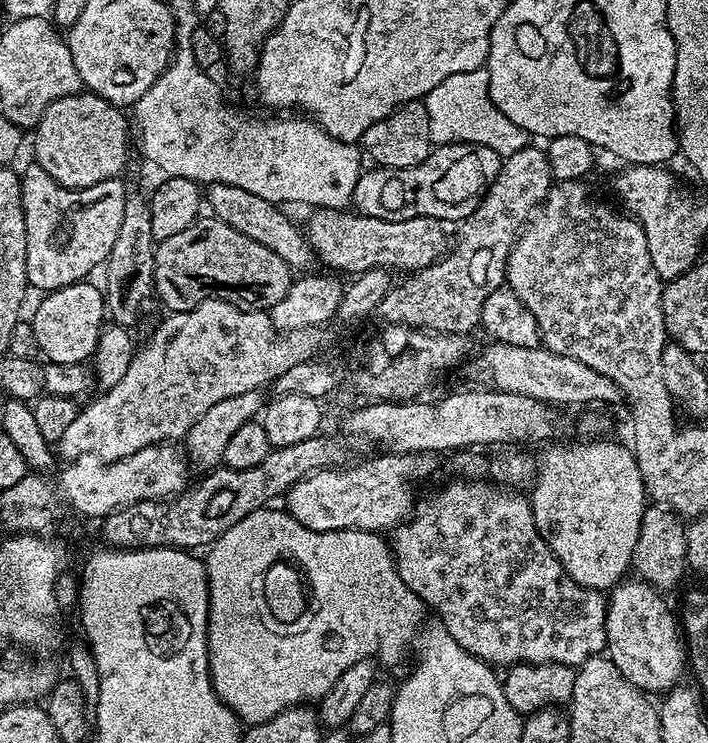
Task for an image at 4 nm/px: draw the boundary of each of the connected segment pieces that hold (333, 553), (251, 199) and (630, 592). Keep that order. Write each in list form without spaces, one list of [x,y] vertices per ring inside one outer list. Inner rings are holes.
[[[265,506],[257,512],[246,514],[242,522],[234,522],[226,534],[222,534],[213,541],[207,549],[206,567],[208,570],[208,674],[212,677],[212,689],[220,697],[220,701],[232,711],[245,725],[264,724],[274,714],[278,714],[287,708],[307,705],[309,702],[319,701],[350,670],[350,666],[369,658],[376,658],[380,655],[386,663],[392,664],[404,648],[408,648],[420,636],[420,627],[424,624],[424,612],[426,605],[424,601],[402,582],[402,578],[396,569],[396,562],[392,555],[389,541],[383,535],[375,532],[363,532],[357,528],[350,530],[334,530],[333,532],[315,532],[302,522],[291,519],[287,511],[275,512],[275,507]],[[288,560],[304,567],[304,576],[312,587],[312,617],[308,620],[308,629],[293,642],[288,648]]]
[[[214,184],[207,191],[206,204],[212,207],[211,215],[215,219],[224,220],[234,230],[246,234],[246,238],[262,242],[262,246],[274,250],[293,273],[308,274],[315,269],[312,267],[317,267],[316,251],[308,245],[307,235],[284,213],[287,211],[283,207],[266,202],[266,198],[258,198],[258,194],[250,194],[250,190],[241,190],[238,186]]]
[[[625,578],[607,597],[606,655],[625,678],[646,694],[667,693],[681,683],[680,675],[686,672],[686,643],[677,613],[672,613],[660,596],[663,595],[646,581]]]

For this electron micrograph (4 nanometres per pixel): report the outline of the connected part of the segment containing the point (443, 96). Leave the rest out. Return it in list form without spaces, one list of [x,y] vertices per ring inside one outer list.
[[[487,67],[475,68],[462,74],[454,74],[446,78],[434,90],[430,90],[423,99],[426,114],[430,118],[430,134],[433,145],[451,144],[477,144],[490,146],[501,158],[510,154],[518,154],[518,150],[529,147],[530,136],[524,129],[514,126],[488,93]]]

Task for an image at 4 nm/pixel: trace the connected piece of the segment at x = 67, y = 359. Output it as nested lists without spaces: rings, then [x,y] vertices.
[[[92,282],[71,284],[47,293],[43,297],[44,301],[37,306],[36,313],[30,316],[39,355],[45,356],[48,364],[80,364],[96,351],[100,330],[106,320],[106,296],[101,289],[99,292],[88,283]]]

